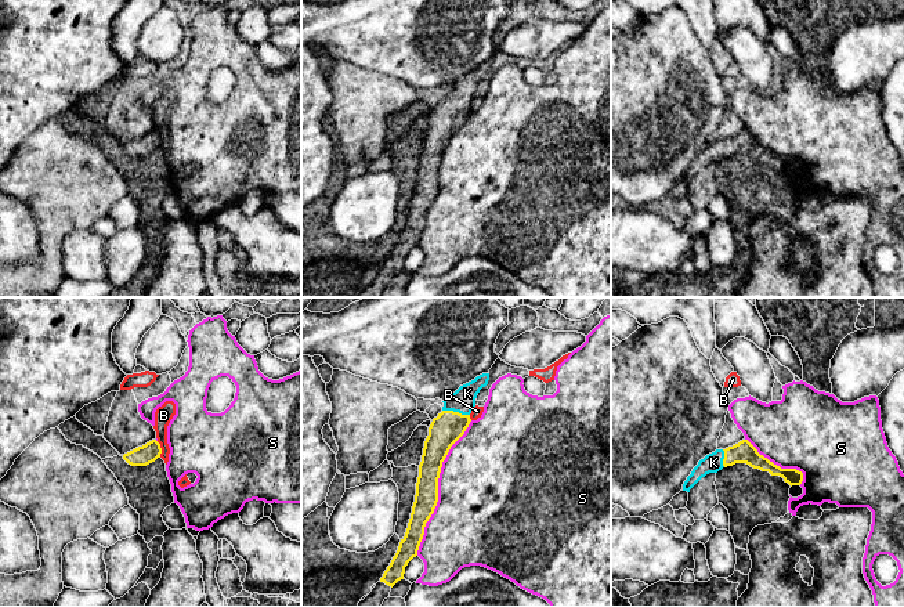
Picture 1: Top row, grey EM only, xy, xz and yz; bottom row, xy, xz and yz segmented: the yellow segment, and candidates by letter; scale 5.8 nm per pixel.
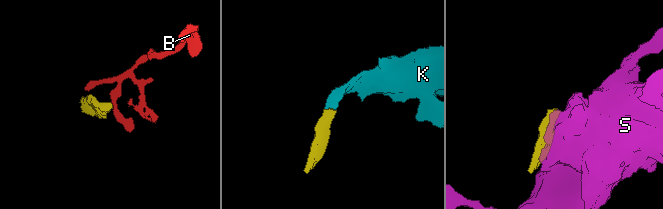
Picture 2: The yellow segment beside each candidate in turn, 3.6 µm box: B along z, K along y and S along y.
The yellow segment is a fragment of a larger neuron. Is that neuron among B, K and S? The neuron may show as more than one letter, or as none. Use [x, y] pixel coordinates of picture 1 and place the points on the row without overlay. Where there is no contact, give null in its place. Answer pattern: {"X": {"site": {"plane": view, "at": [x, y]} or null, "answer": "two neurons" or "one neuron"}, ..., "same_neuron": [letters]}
{"B": {"site": {"plane": "xy", "at": [161, 140]}, "answer": "two neurons"}, "K": {"site": {"plane": "xz", "at": [456, 103]}, "answer": "one neuron"}, "S": {"site": {"plane": "xz", "at": [437, 179]}, "answer": "two neurons"}, "same_neuron": ["K"]}

